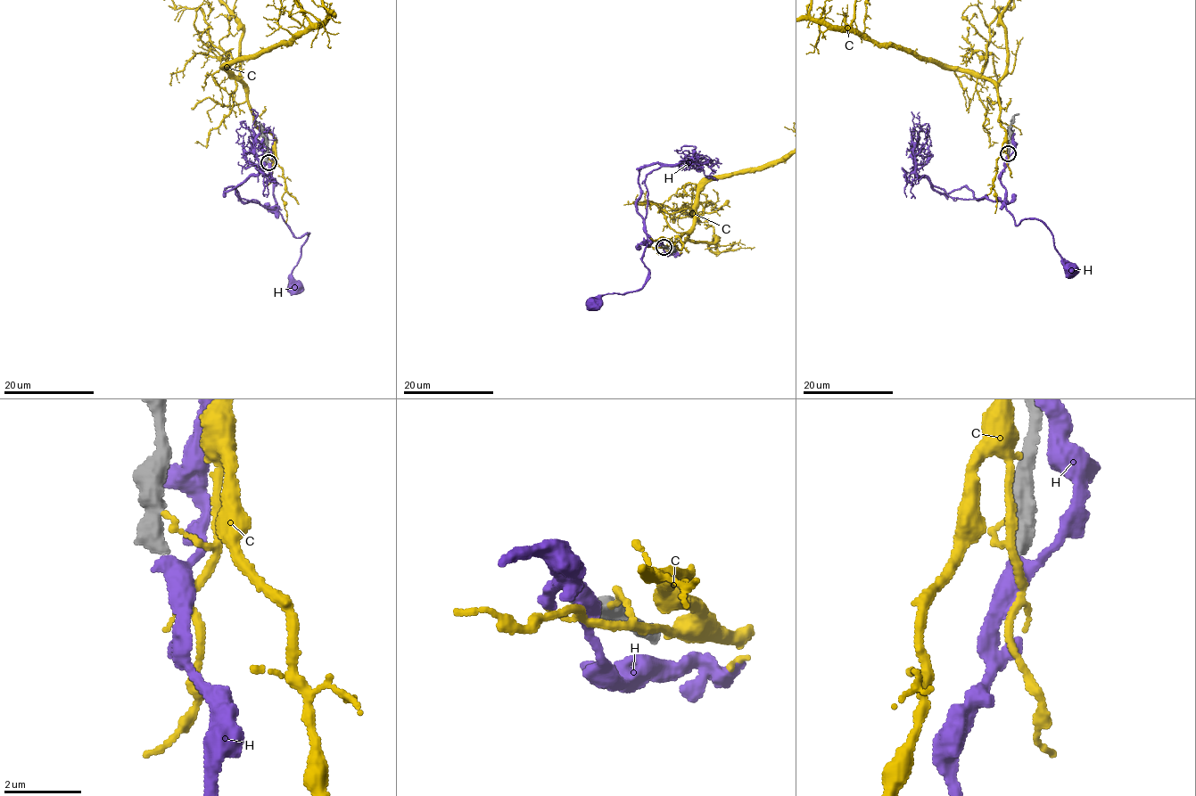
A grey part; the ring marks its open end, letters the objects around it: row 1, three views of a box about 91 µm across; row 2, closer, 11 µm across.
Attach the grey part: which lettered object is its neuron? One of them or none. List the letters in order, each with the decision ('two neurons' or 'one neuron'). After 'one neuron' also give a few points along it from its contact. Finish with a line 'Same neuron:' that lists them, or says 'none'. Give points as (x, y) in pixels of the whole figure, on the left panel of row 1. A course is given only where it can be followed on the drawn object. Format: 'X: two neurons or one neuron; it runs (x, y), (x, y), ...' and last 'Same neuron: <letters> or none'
C: two neurons
H: one neuron; it runs (268, 162), (276, 209), (238, 197), (235, 191), (251, 176), (258, 174), (256, 135), (260, 126), (253, 110)
Same neuron: H

